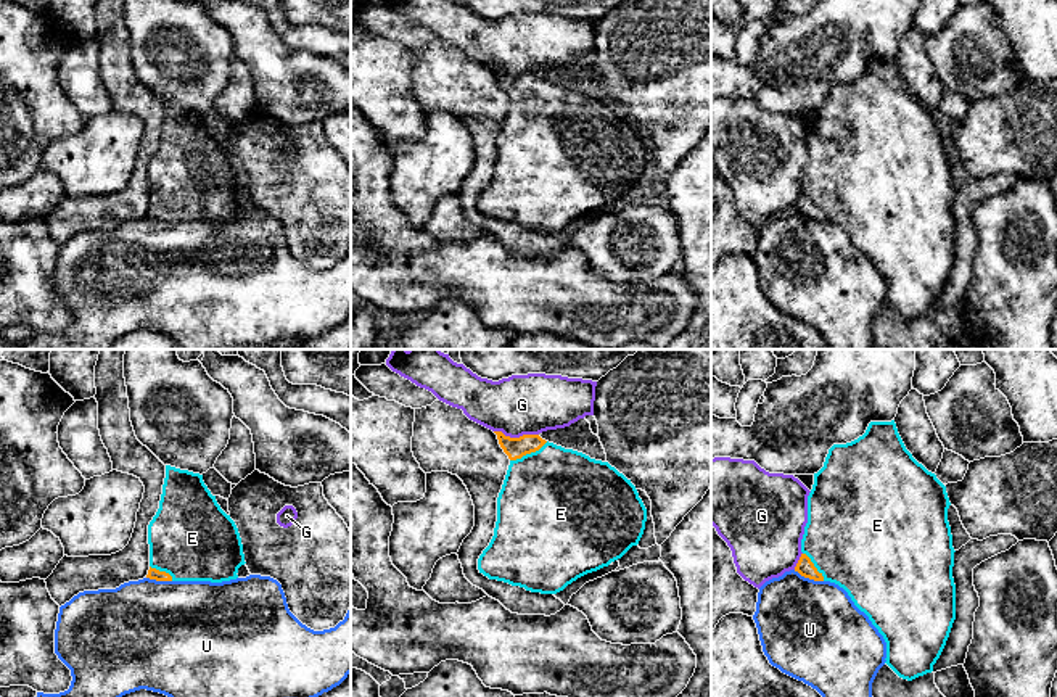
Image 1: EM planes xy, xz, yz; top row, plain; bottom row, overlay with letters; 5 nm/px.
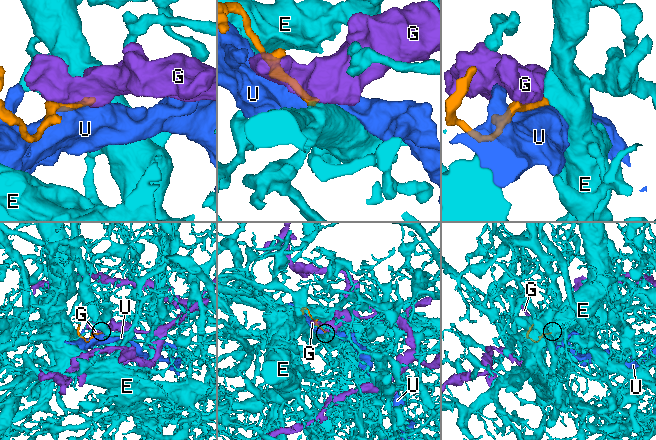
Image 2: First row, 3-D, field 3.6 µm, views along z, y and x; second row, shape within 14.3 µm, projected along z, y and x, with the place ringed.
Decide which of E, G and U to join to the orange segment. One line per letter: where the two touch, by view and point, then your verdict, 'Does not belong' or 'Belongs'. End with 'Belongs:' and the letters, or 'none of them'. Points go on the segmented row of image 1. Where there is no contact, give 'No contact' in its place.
E: Touches orange at xz (528, 453). Belongs
G: Touches orange at xz (517, 438). Does not belong
U: Touches orange at yz (808, 577). Does not belong
Belongs: E

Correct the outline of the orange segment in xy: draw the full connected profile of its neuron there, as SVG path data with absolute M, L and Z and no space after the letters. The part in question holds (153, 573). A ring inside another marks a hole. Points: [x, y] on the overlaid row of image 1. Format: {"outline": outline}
{"outline": "M166 465L166 478L164 478L164 485L162 485L159 509L158 509L156 515L153 517L153 520L148 525L148 544L150 544L150 570L148 570L146 578L156 579L156 581L211 581L211 583L222 583L222 581L236 579L238 578L238 575L236 575L238 568L246 563L238 528L236 528L235 522L230 518L230 515L227 515L220 509L220 505L216 501L216 496L211 494L211 491L208 489L208 486L203 481L203 475L188 472L188 470L180 470L180 468L175 468L175 467L171 467L171 465Z"}

